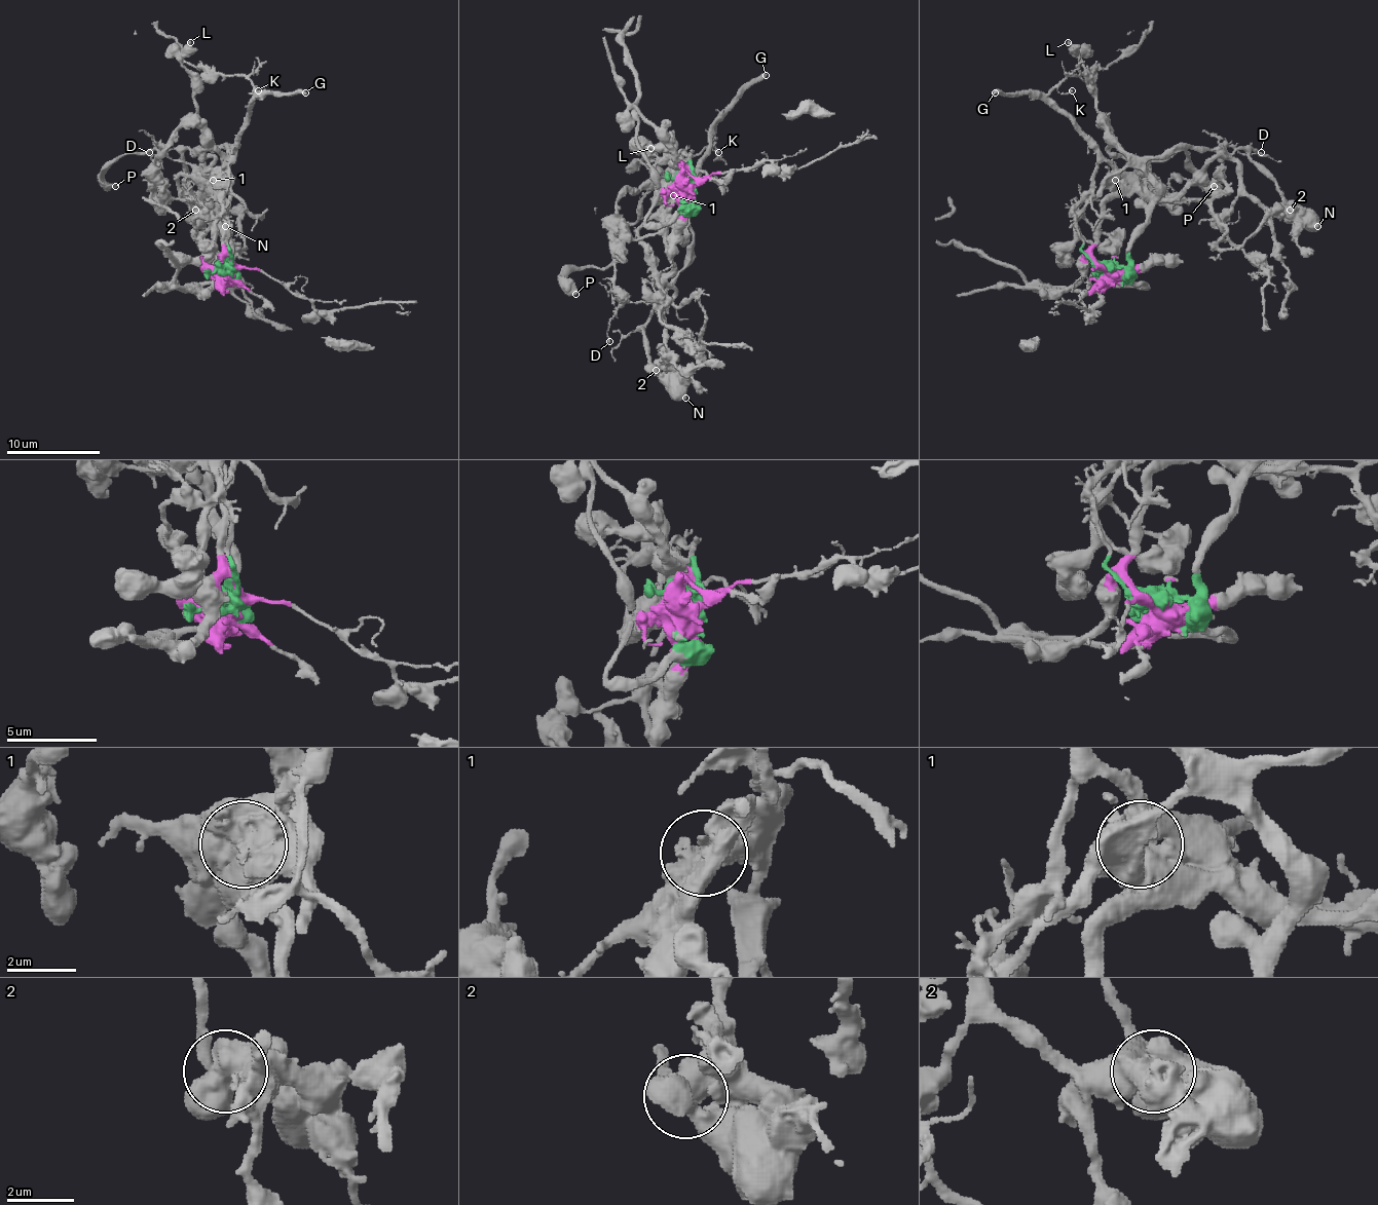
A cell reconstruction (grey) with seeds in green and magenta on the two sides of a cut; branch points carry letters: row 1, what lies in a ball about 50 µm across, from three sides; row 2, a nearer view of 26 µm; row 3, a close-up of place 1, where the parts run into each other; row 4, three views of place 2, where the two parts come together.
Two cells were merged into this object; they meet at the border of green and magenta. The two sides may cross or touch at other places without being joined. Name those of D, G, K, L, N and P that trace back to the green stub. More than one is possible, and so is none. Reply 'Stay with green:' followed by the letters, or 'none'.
Stay with green: D, G, K, L, N, P

